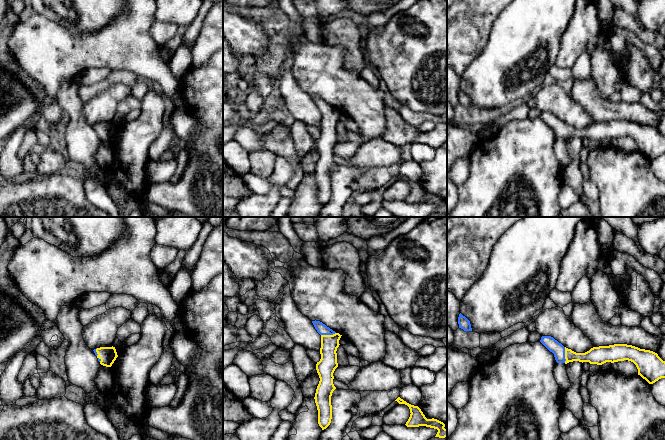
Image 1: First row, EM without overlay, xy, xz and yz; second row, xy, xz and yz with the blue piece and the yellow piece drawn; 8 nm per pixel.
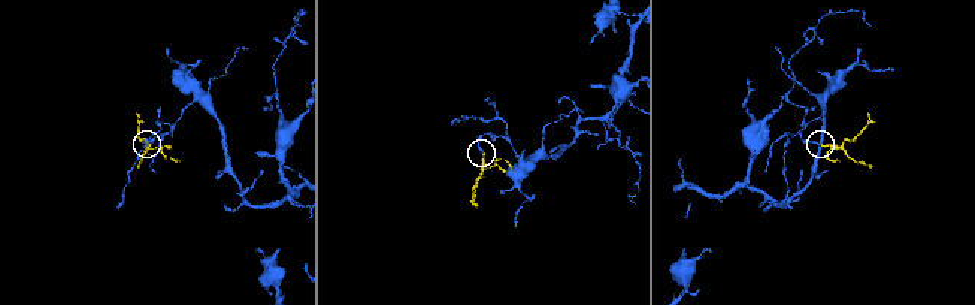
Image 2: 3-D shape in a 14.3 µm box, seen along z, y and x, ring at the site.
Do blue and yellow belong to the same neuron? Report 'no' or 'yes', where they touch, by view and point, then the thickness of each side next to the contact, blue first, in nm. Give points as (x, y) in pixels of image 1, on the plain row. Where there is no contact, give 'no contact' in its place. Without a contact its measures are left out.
yes; contact yz (564, 131); calibres 100 and 140 nm

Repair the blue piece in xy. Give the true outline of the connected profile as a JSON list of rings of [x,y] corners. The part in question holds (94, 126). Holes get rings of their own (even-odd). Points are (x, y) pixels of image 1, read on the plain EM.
[[[100,123],[93,126],[101,141],[111,143],[118,133],[115,123]]]

